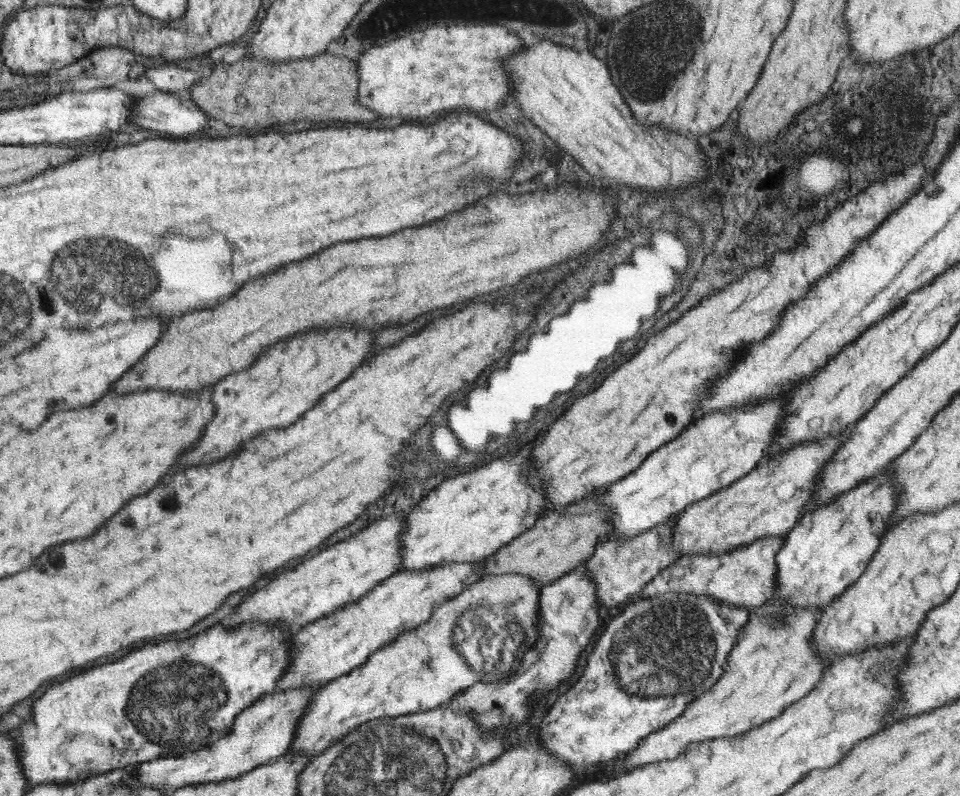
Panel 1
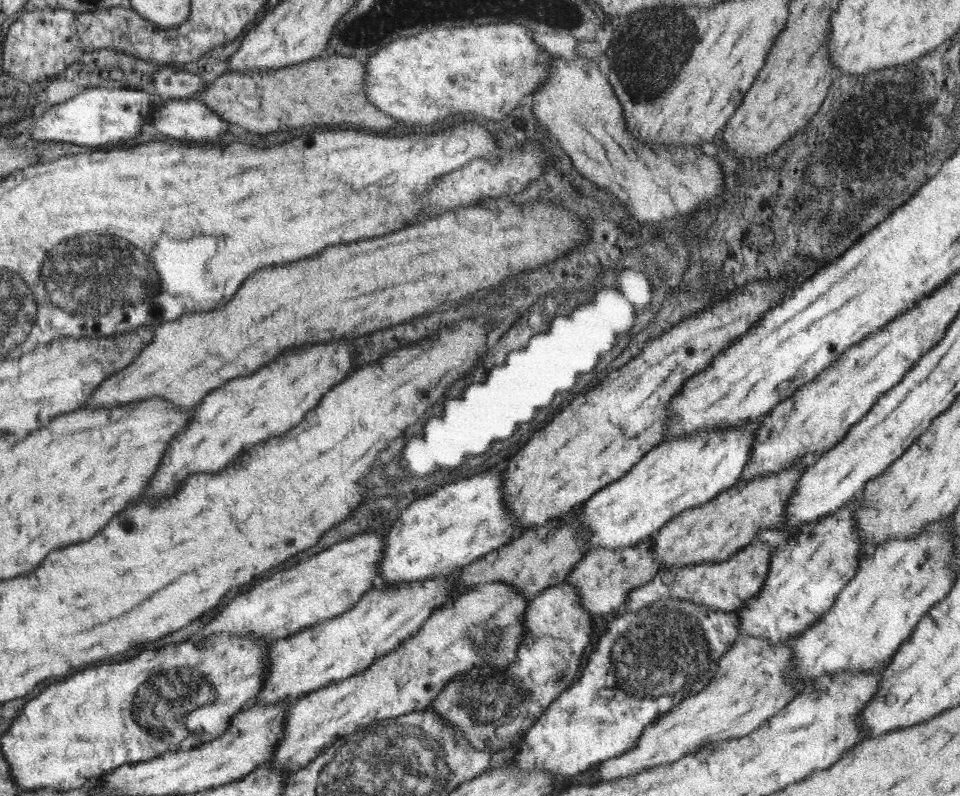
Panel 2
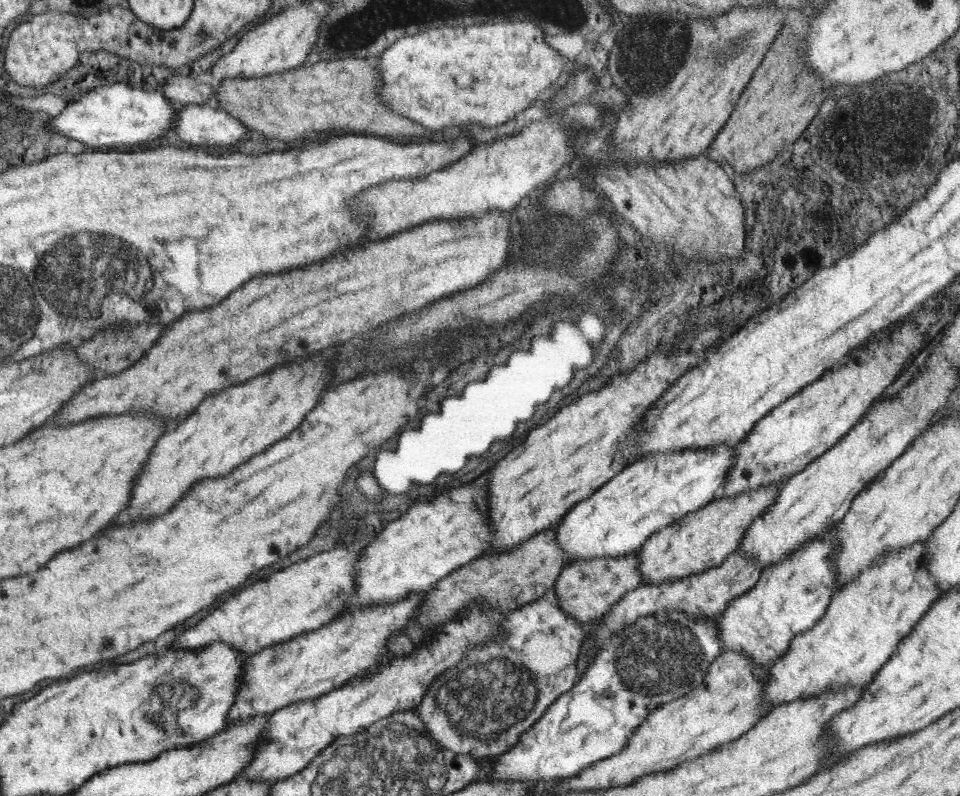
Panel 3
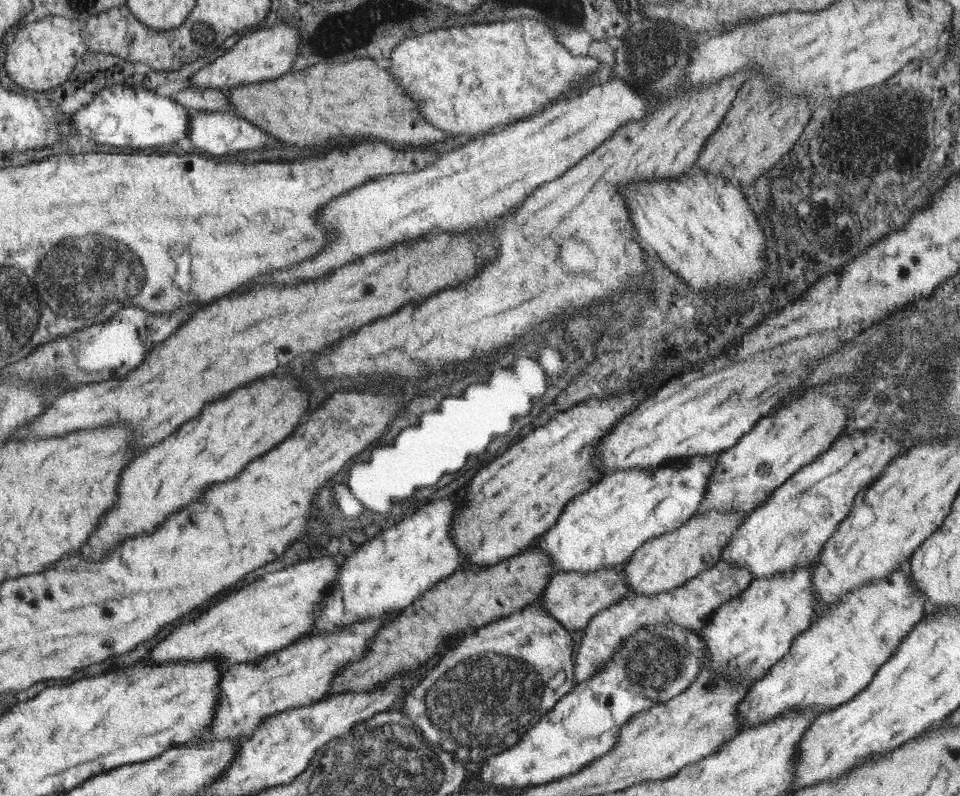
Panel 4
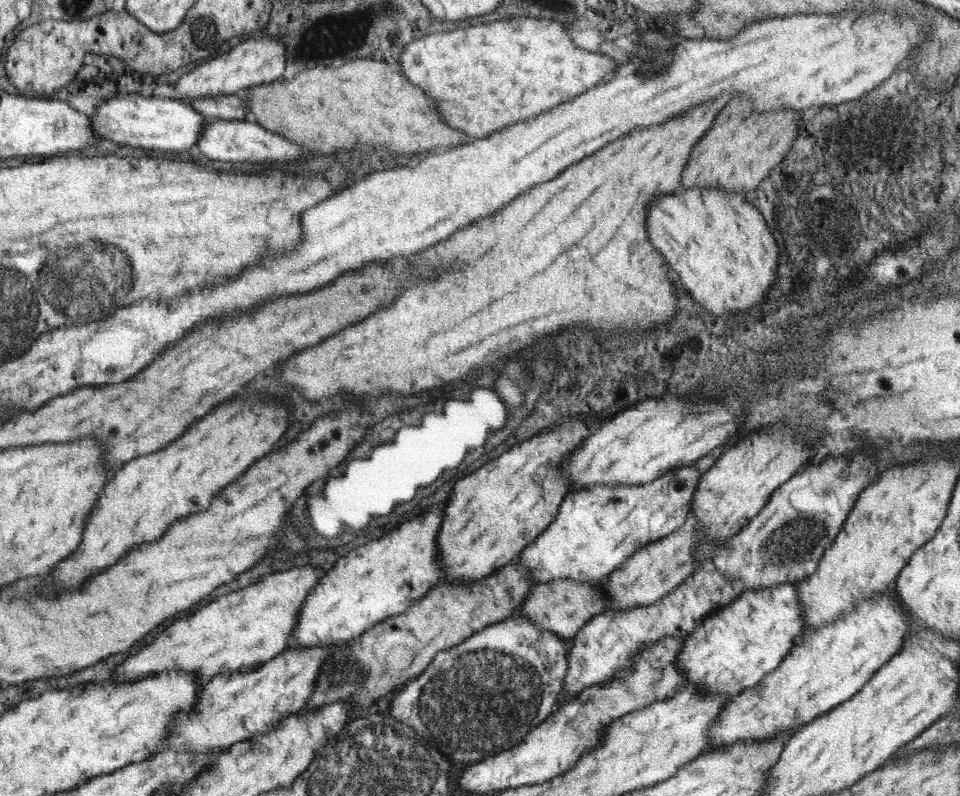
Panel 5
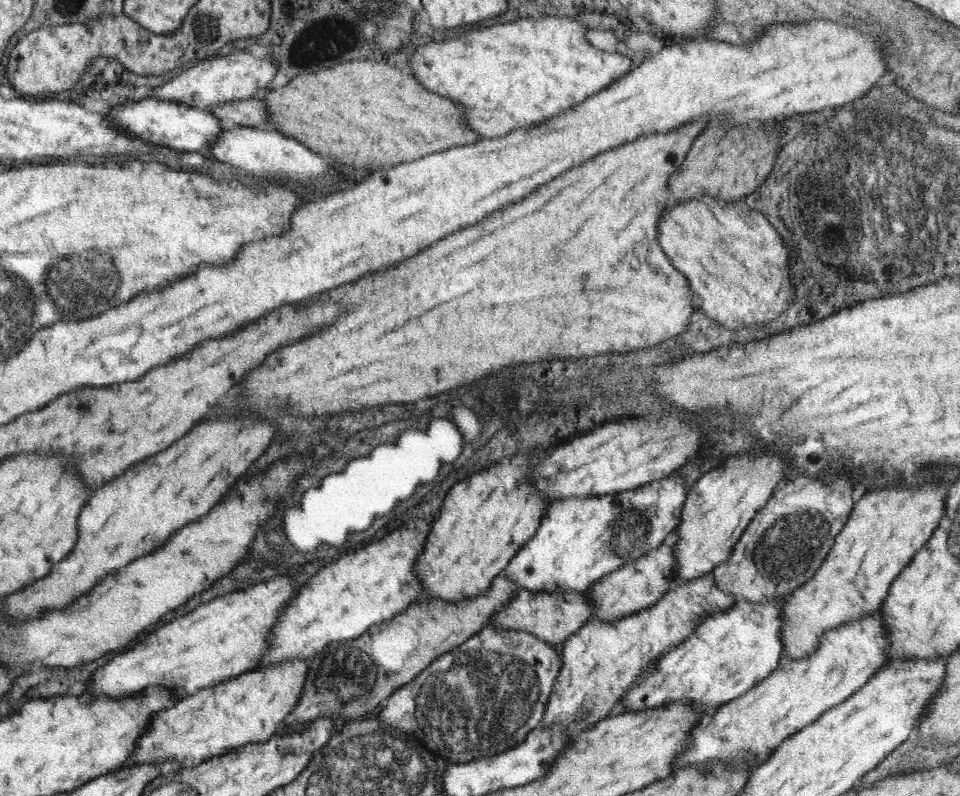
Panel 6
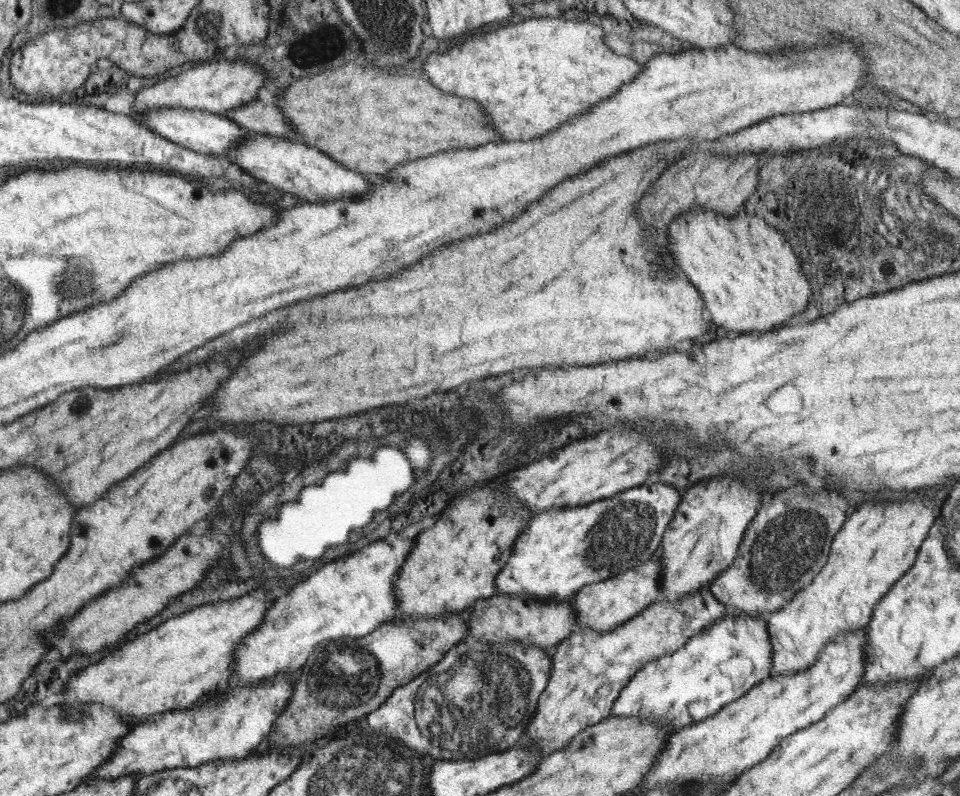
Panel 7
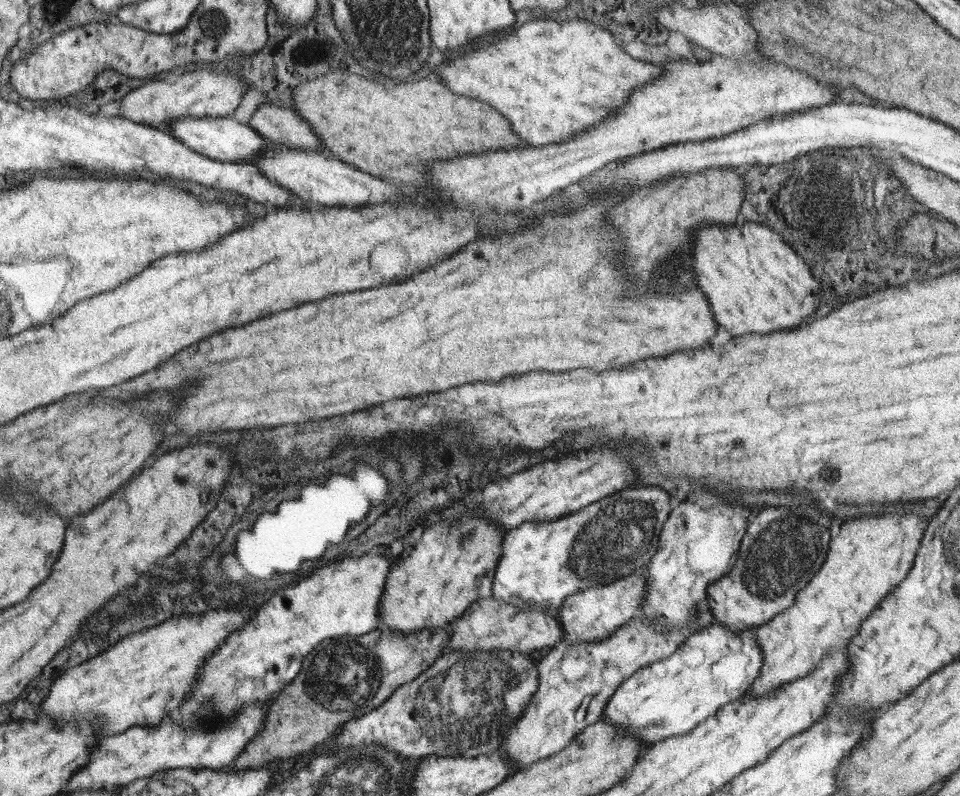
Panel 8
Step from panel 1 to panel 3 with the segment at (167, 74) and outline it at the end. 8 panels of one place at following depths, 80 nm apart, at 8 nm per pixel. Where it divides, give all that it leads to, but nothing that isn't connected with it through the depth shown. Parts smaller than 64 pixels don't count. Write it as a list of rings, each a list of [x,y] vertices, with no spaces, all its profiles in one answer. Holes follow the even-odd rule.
[[[185,73],[170,76],[163,85],[164,95],[172,105],[185,106],[187,104],[214,105],[214,90],[208,83],[195,82]]]

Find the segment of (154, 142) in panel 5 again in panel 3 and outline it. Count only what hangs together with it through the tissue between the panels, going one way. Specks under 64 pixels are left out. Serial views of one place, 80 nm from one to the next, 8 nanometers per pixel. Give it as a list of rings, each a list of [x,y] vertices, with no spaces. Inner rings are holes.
[[[113,84],[99,86],[65,103],[49,126],[63,137],[87,146],[133,148],[151,143],[174,128],[176,108],[160,92],[146,92],[140,86]]]

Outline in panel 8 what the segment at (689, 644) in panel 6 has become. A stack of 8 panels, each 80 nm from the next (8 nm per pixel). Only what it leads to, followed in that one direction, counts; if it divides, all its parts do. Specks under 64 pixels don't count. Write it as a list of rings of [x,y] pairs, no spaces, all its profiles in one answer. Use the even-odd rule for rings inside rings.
[[[713,622],[712,625],[687,637],[684,642],[669,656],[650,662],[621,682],[602,708],[602,718],[612,726],[626,730],[631,736],[640,740],[642,746],[665,740],[670,736],[687,734],[696,723],[703,722],[708,716],[724,704],[743,696],[753,680],[757,679],[762,665],[759,645],[754,642],[755,627],[745,631],[729,631],[727,627]]]

